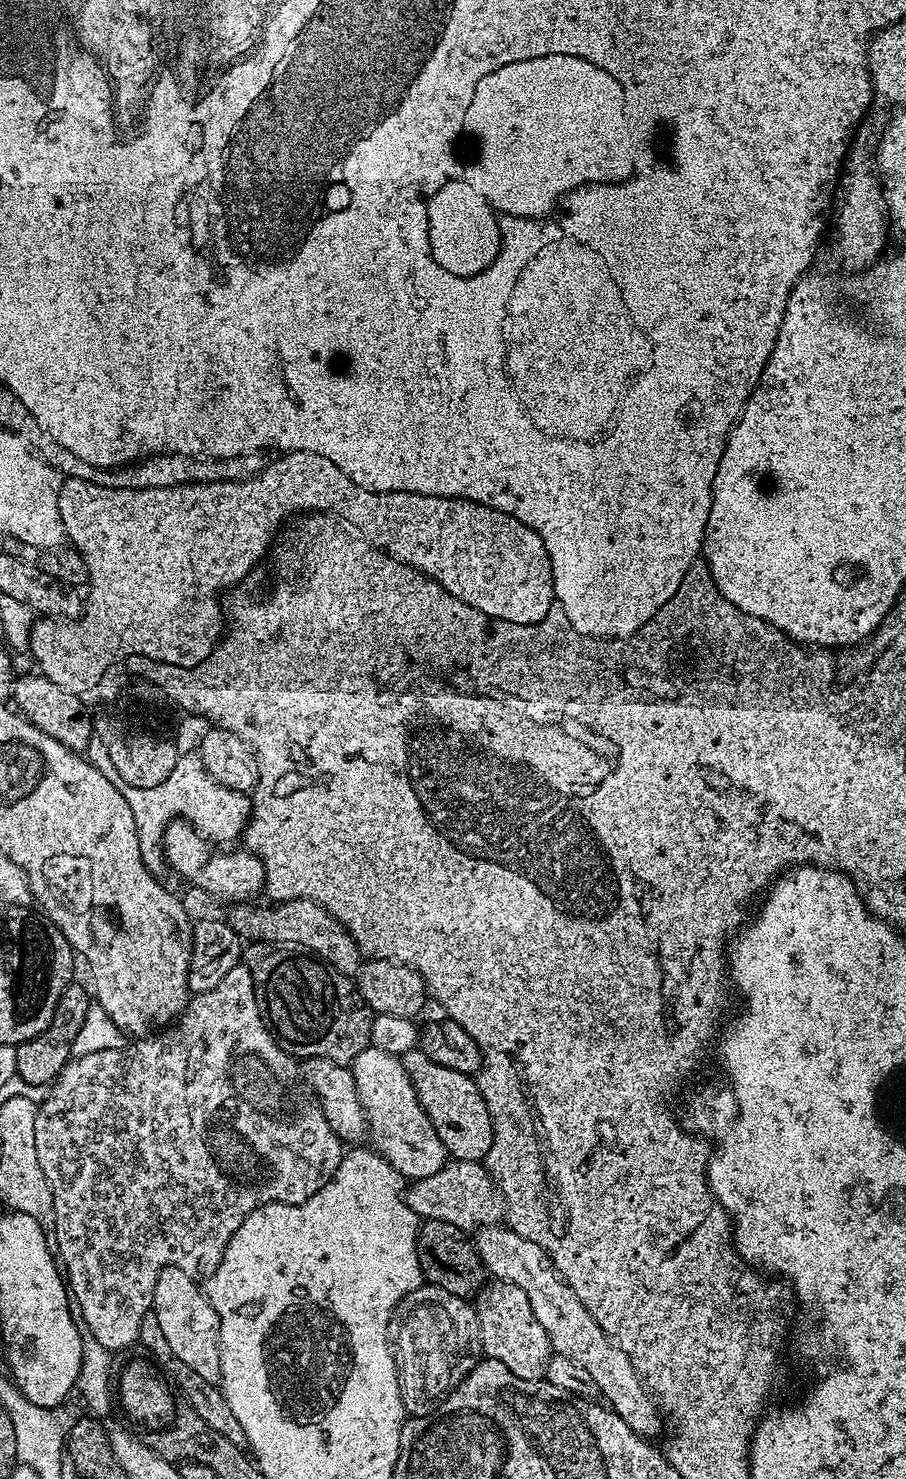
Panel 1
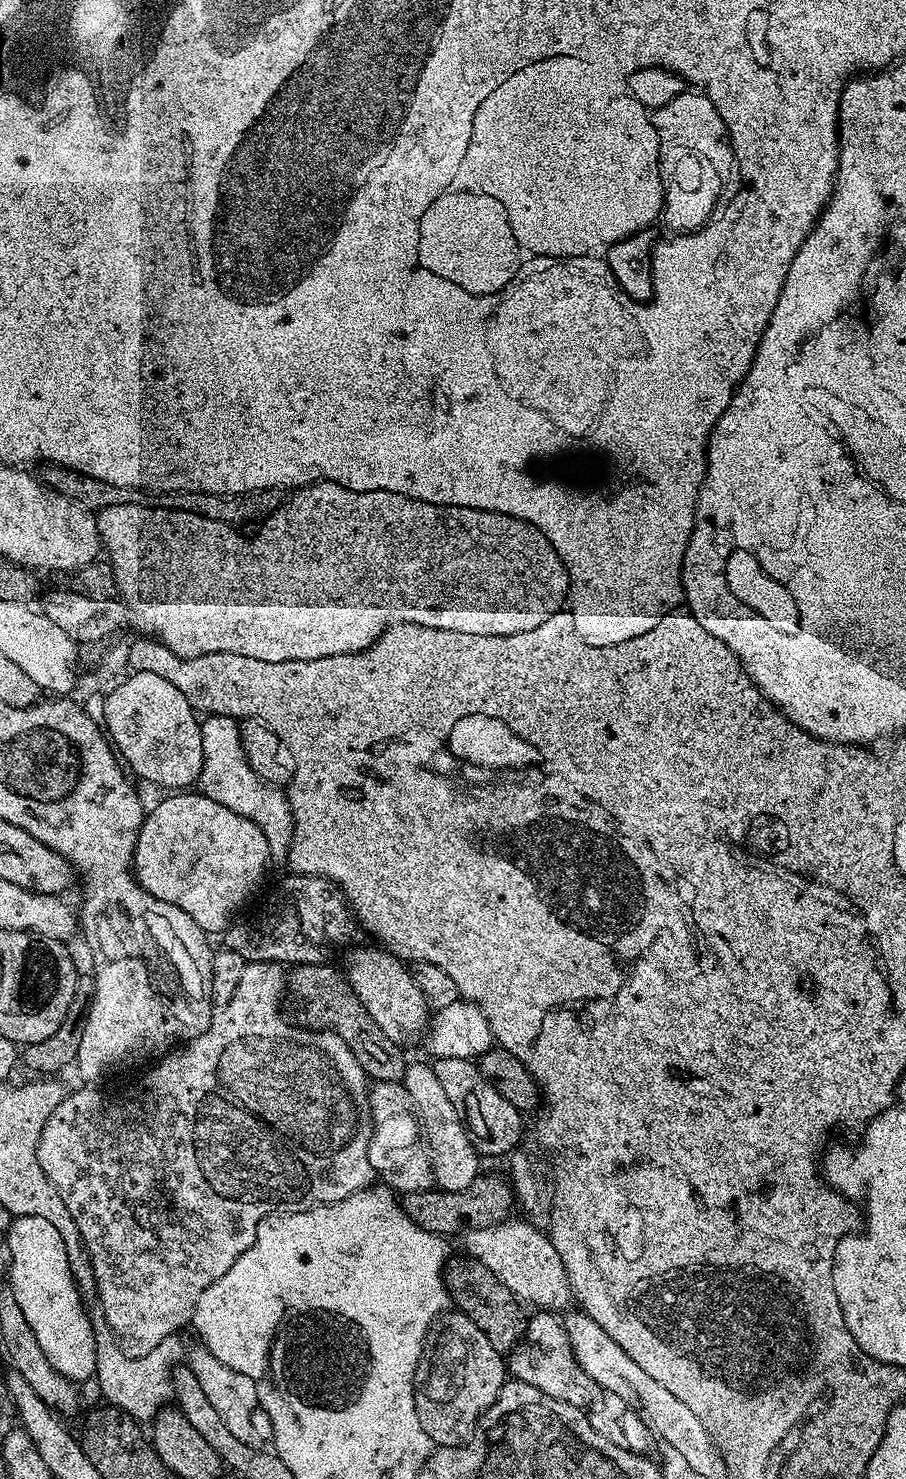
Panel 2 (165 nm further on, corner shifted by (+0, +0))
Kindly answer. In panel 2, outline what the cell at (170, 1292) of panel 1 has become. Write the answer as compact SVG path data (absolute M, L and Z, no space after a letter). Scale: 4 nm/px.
M203 1346L187 1349L186 1367L192 1371L194 1378L202 1385L202 1394L206 1394L206 1399L214 1406L214 1411L222 1417L222 1422L226 1422L226 1430L234 1434L234 1438L239 1438L241 1442L246 1442L253 1446L264 1446L272 1439L272 1423L266 1414L266 1410L260 1404L256 1383L246 1374L238 1374L230 1370L210 1350Z

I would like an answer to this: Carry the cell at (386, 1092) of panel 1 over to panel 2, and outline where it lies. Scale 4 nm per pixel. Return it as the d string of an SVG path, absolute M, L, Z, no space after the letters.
M409 1063L404 1069L403 1086L422 1129L422 1139L428 1146L428 1157L432 1160L434 1184L442 1192L465 1192L476 1177L481 1175L482 1157L470 1142L458 1110L450 1103L450 1097L442 1091L435 1067L429 1064Z

